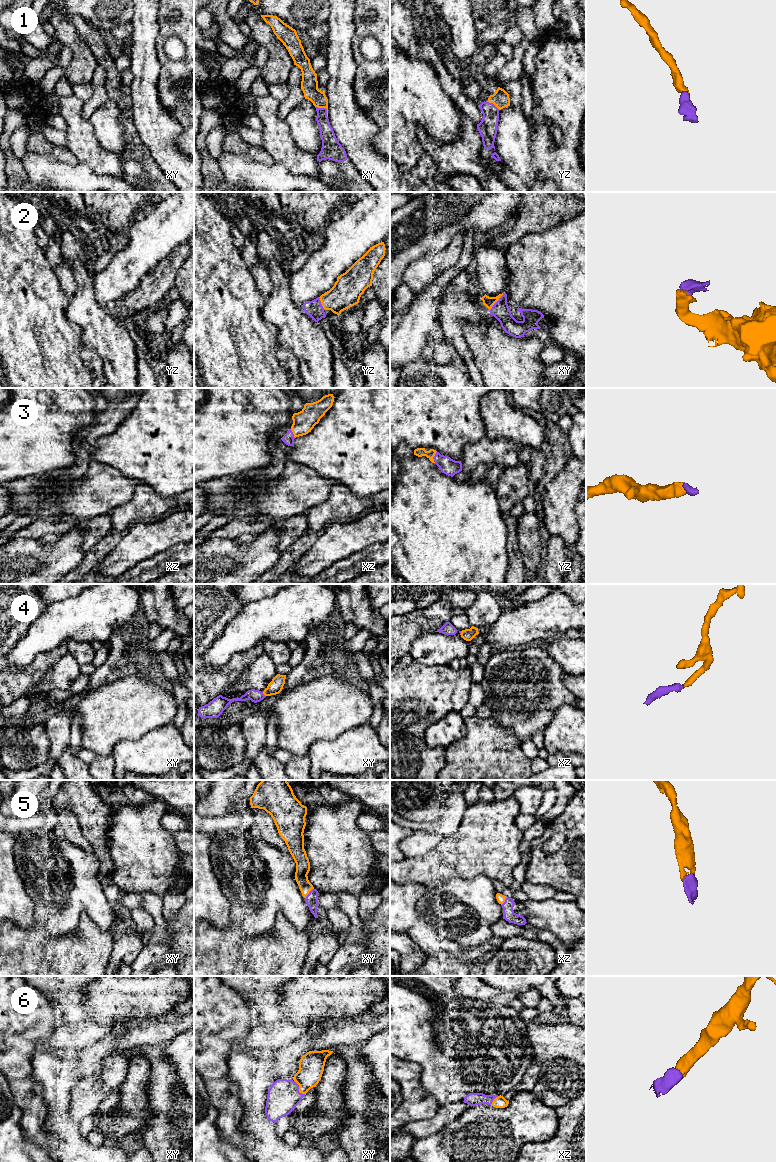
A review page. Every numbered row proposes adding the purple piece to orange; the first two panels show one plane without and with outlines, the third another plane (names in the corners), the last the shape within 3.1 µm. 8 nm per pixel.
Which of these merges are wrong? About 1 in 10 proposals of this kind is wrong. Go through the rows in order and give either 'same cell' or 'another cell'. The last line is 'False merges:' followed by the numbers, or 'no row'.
1: same cell
2: same cell
3: same cell
4: same cell
5: same cell
6: same cell
False merges: no row

